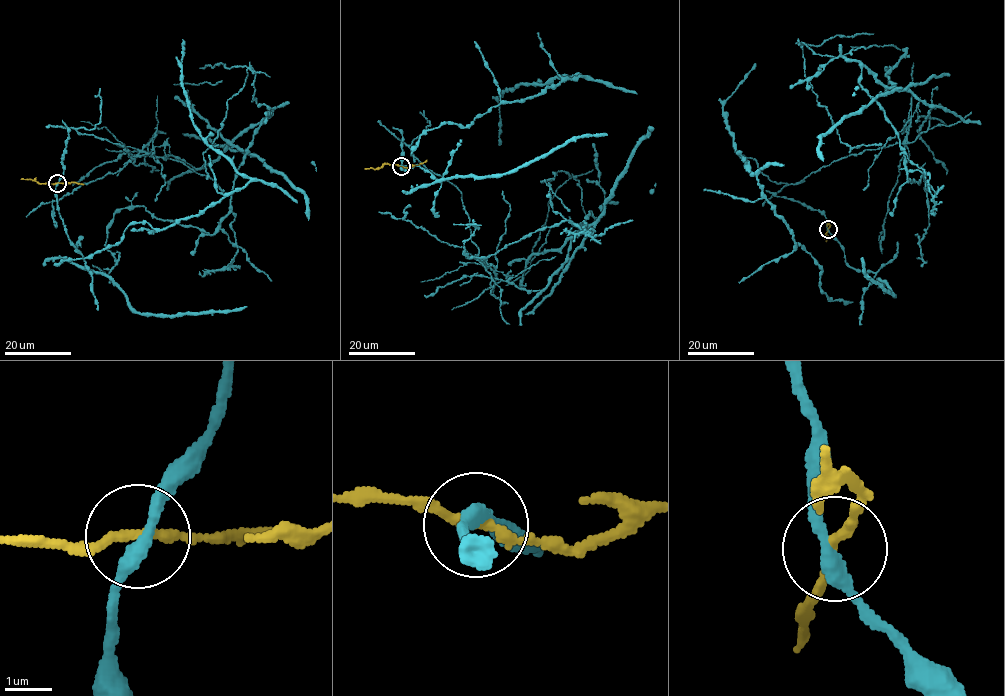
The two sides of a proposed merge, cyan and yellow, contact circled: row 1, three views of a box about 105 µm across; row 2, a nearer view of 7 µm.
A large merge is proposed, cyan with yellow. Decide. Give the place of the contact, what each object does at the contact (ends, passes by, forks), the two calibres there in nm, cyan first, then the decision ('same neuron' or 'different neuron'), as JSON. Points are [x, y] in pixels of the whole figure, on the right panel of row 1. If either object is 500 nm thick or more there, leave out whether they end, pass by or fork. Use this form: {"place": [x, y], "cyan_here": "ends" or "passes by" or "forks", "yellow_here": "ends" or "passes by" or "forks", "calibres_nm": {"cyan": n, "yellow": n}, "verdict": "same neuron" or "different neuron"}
{"place": [828, 229], "cyan_here": "passes by", "yellow_here": "passes by", "calibres_nm": {"cyan": 280, "yellow": 200}, "verdict": "different neuron"}

